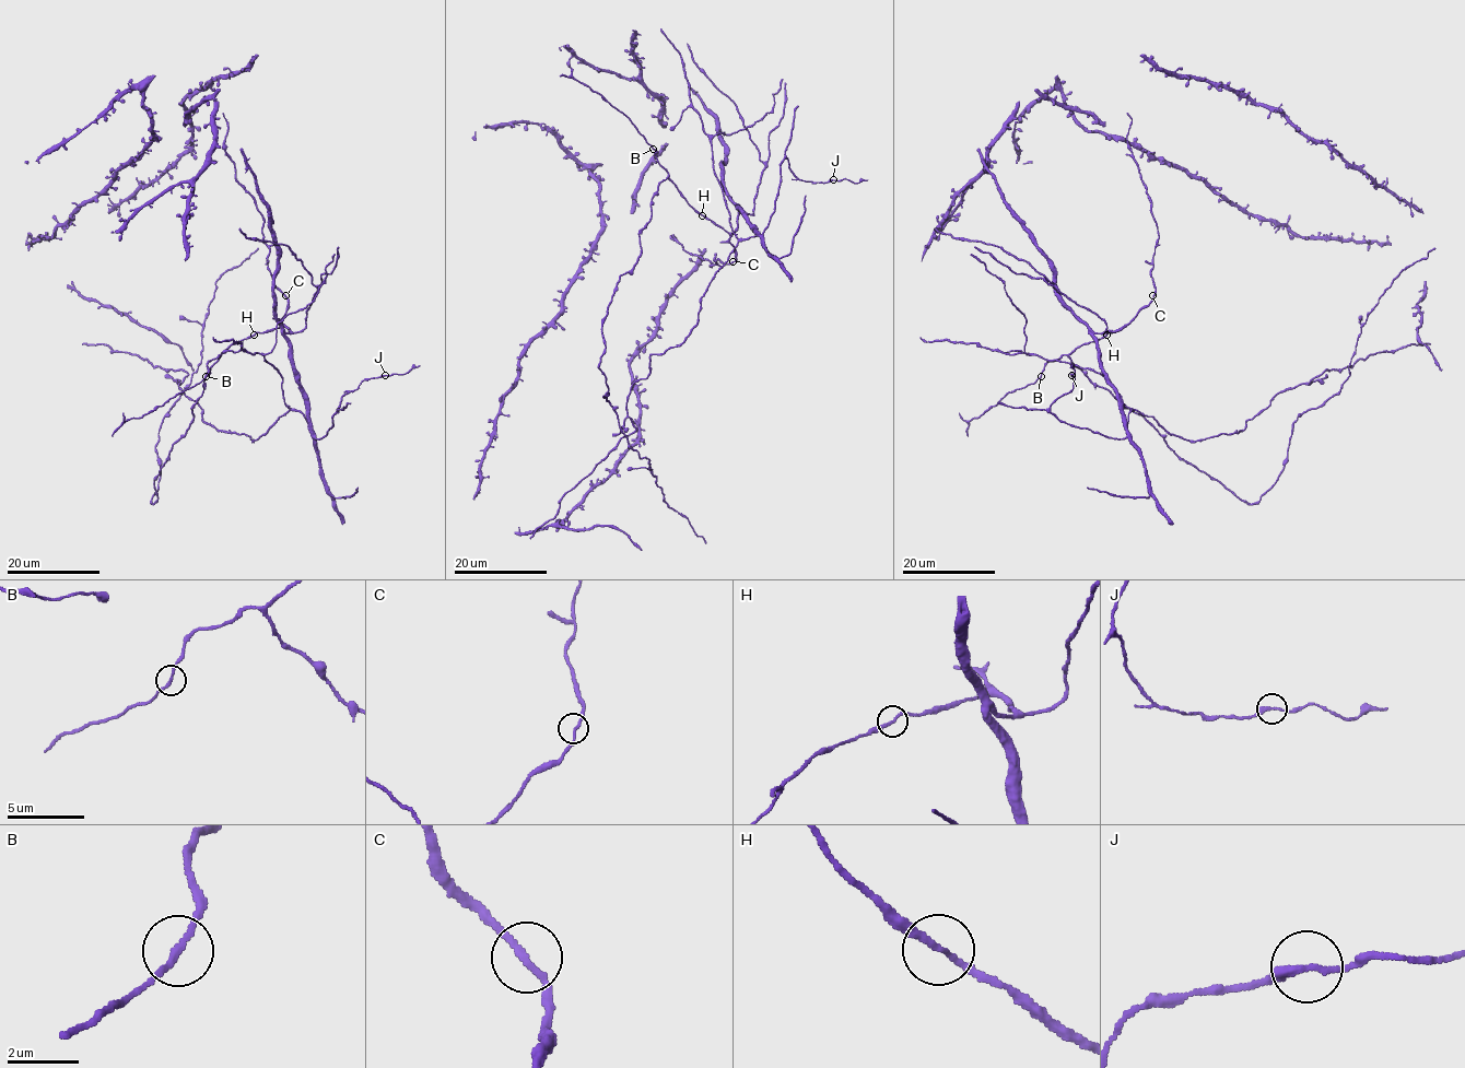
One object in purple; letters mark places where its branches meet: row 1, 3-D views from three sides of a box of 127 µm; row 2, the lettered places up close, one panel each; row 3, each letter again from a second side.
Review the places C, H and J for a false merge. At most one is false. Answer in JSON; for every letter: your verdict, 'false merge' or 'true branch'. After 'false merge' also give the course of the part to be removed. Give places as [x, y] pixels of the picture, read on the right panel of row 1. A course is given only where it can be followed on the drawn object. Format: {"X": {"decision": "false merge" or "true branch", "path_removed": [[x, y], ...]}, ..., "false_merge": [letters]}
{"C": {"decision": "true branch"}, "H": {"decision": "true branch"}, "J": {"decision": "true branch"}, "false_merge": []}

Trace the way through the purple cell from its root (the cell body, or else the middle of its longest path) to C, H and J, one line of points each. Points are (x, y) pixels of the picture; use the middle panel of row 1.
C: (725, 188), (738, 210), (737, 230), (729, 237), (735, 254), (733, 261)
H: (725, 188), (738, 210), (737, 227), (727, 232), (702, 214)
J: (725, 188), (761, 235), (774, 210), (781, 163), (785, 159), (799, 179), (811, 183), (832, 180)

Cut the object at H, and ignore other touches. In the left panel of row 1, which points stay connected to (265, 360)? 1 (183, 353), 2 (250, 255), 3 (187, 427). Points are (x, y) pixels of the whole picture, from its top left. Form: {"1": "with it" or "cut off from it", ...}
{"1": "with it", "2": "cut off from it", "3": "cut off from it"}

